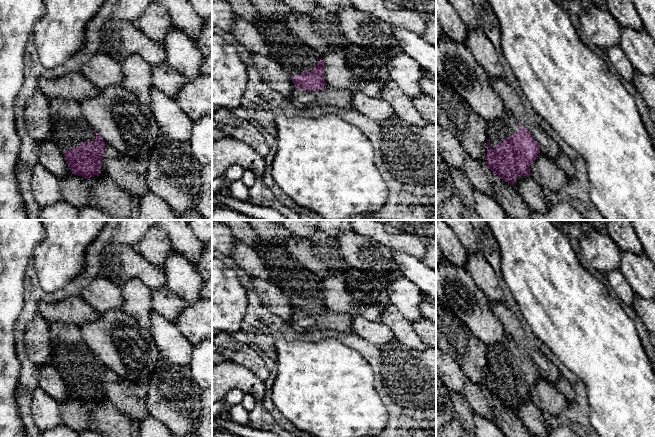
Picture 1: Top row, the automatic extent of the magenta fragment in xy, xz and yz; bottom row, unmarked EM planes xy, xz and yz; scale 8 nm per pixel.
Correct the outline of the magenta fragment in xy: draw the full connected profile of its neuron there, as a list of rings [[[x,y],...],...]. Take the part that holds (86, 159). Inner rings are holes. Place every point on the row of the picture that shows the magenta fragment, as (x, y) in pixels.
[[[50,100],[49,102],[51,139],[63,153],[72,174],[82,176],[96,187],[108,177],[103,166],[104,139],[92,128],[83,115],[80,104],[68,100]]]

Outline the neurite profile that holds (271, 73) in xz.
[[[250,53],[253,65],[260,74],[260,79],[273,90],[290,98],[296,89],[289,72],[270,57]]]

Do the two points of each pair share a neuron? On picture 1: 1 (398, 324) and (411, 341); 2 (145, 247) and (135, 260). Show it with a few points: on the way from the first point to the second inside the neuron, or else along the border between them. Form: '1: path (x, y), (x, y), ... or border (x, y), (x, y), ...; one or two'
1: path (402, 328), (409, 337); one
2: border (134, 247), (147, 260), (159, 267); two

